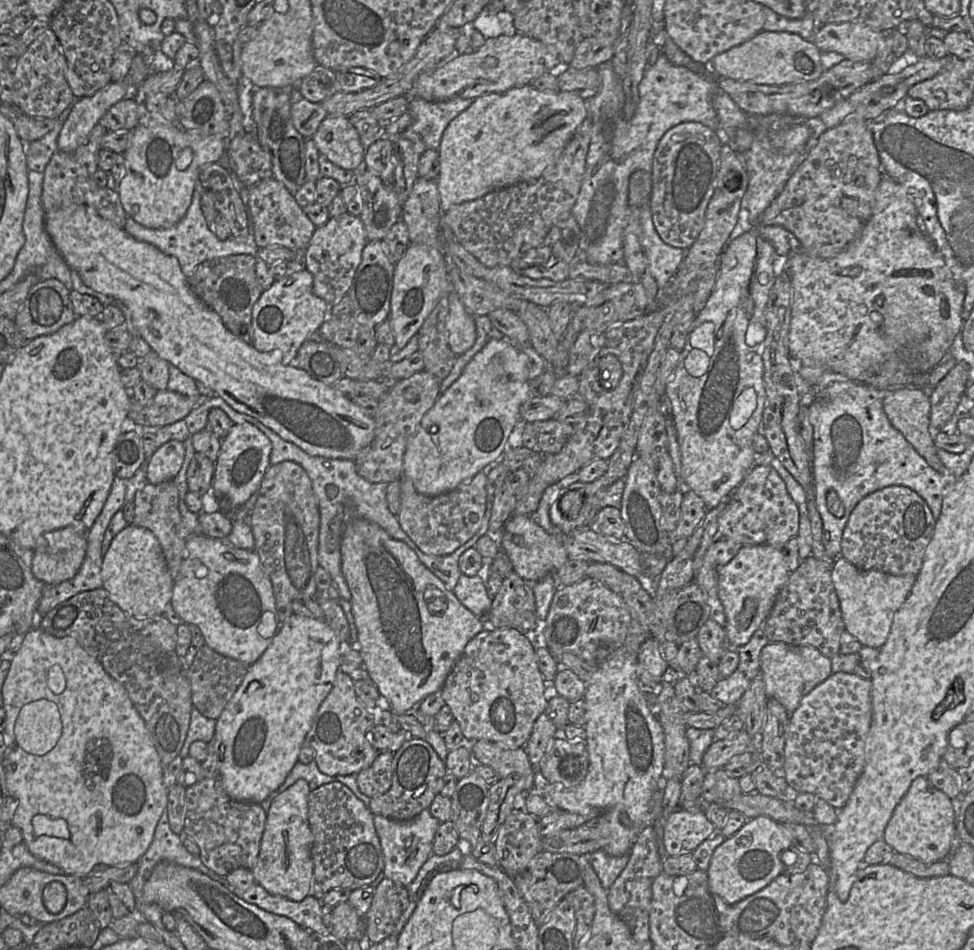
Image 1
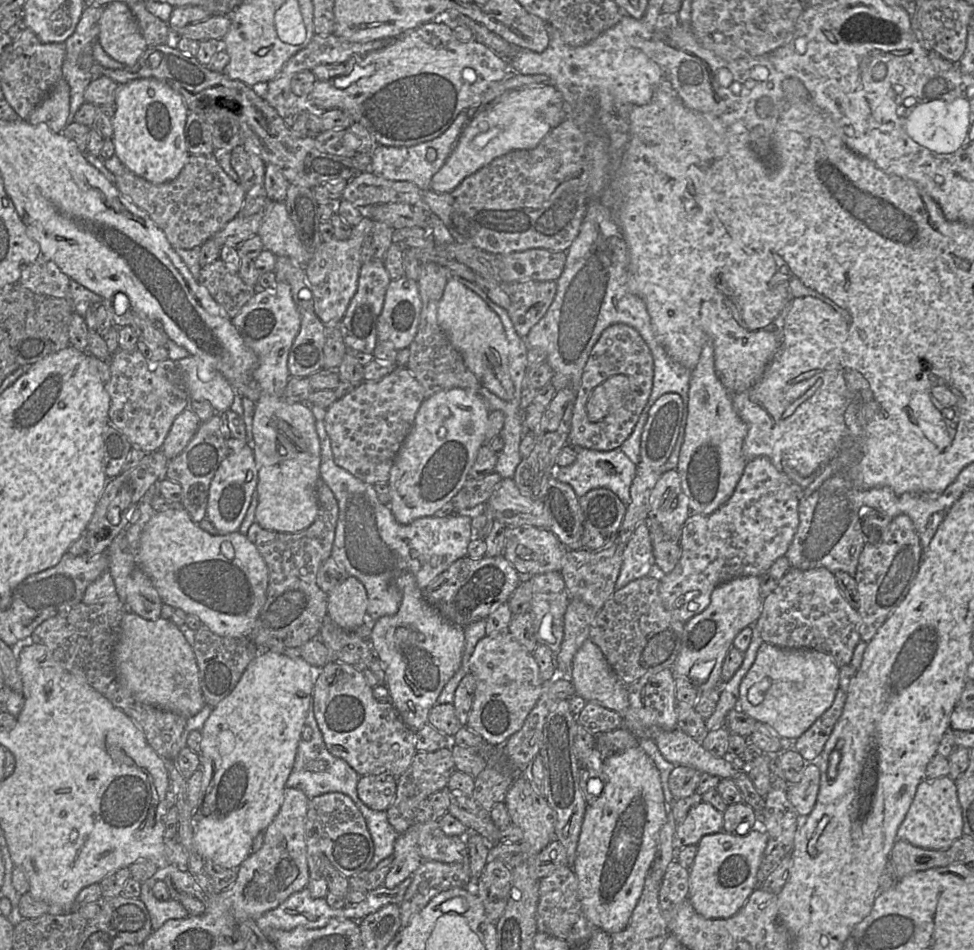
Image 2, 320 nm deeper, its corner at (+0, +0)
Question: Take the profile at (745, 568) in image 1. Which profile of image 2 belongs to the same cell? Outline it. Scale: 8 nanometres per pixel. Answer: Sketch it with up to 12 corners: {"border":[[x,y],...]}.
{"border":[[758,576],[717,586],[685,623],[671,668],[698,692],[722,682],[735,637],[756,623]]}

